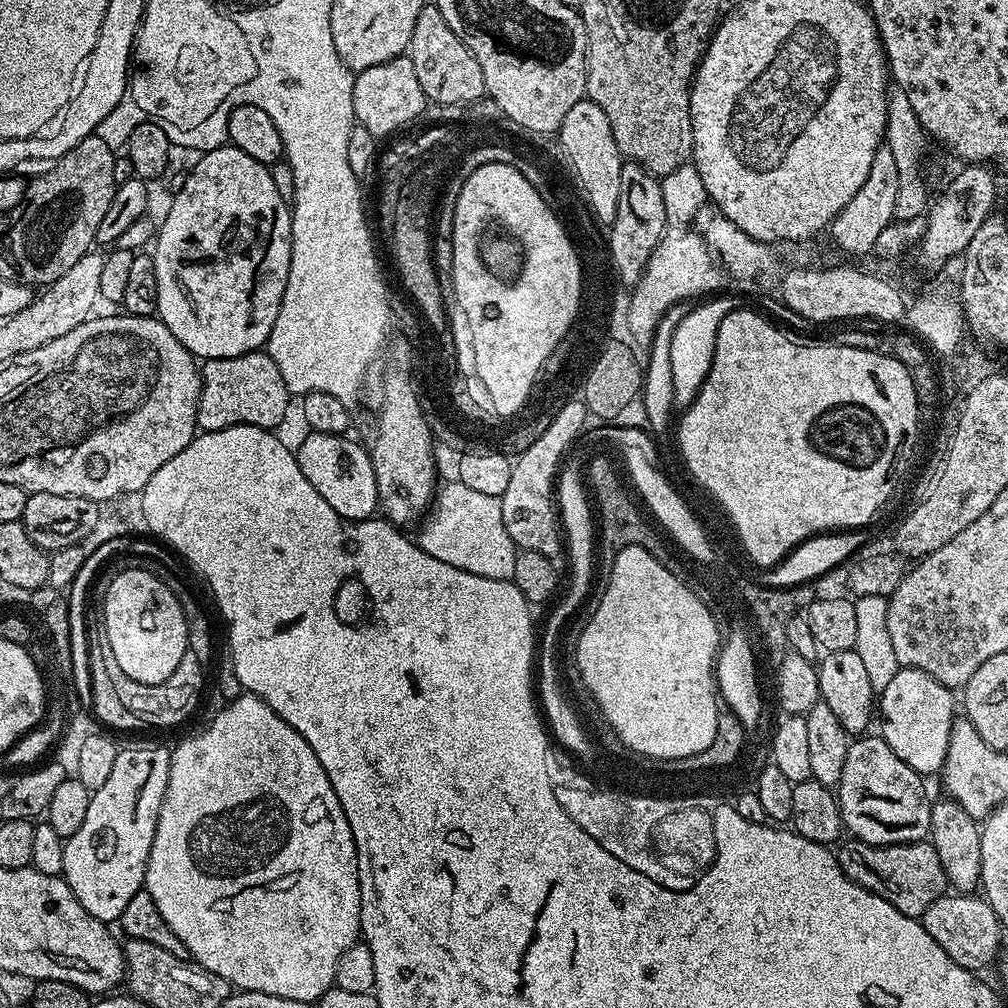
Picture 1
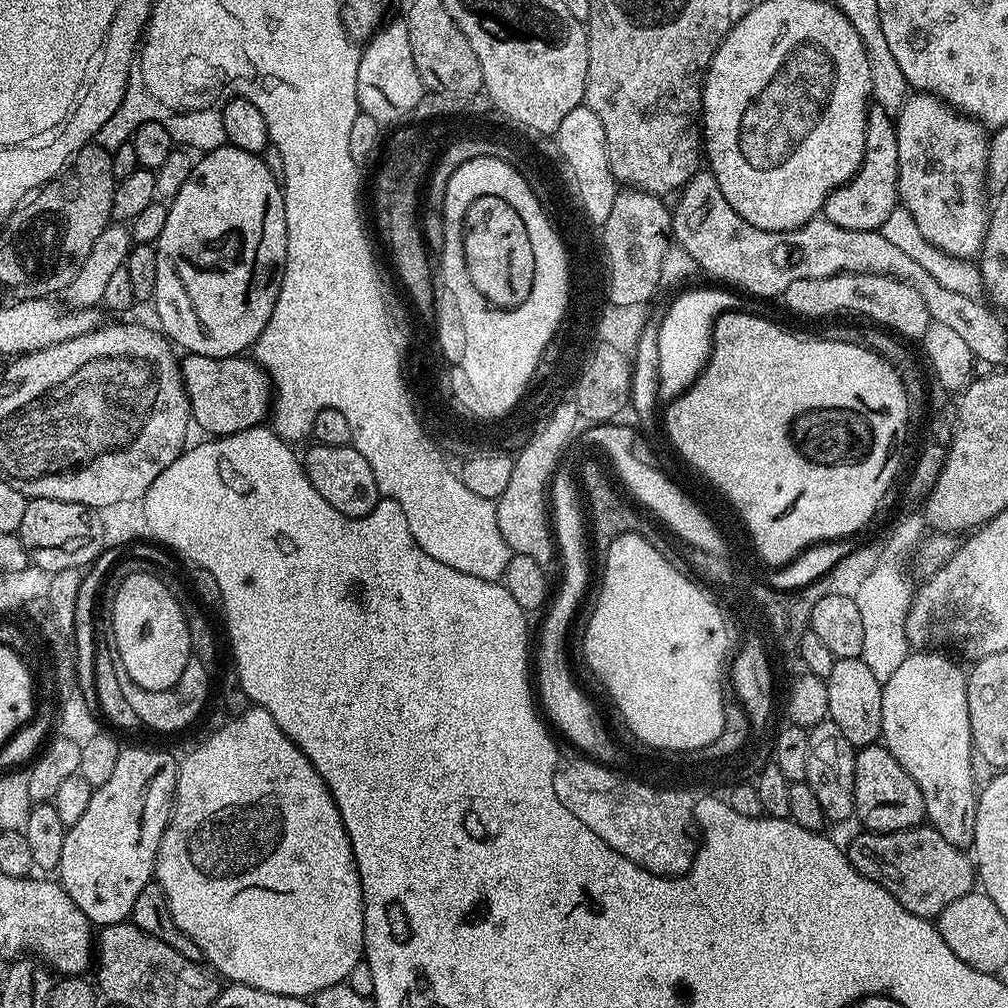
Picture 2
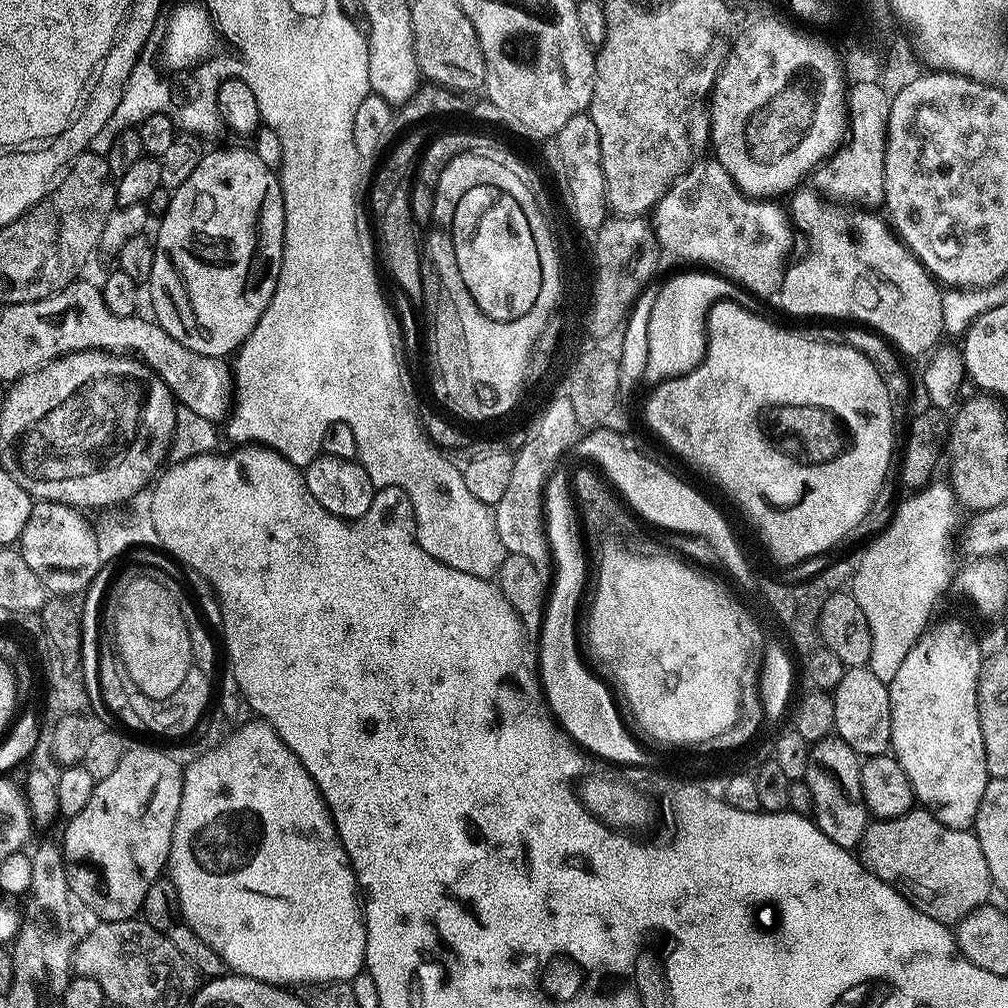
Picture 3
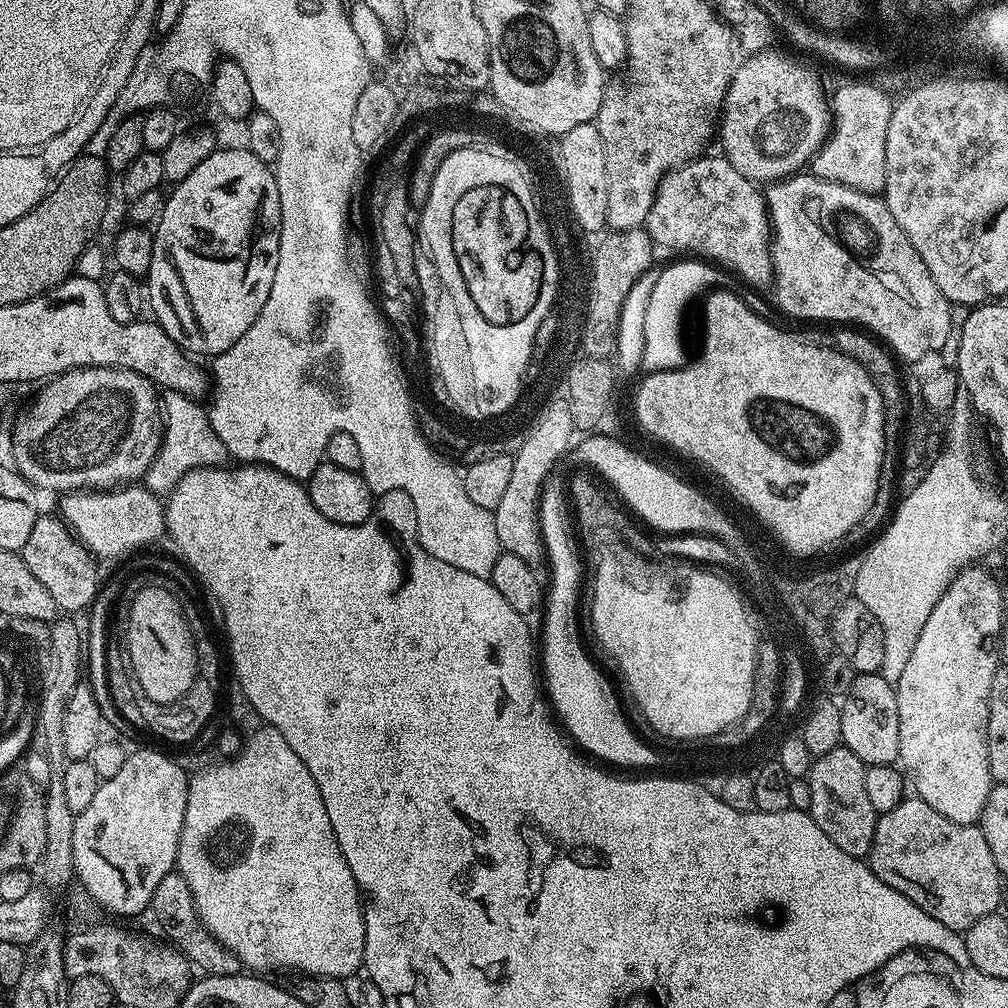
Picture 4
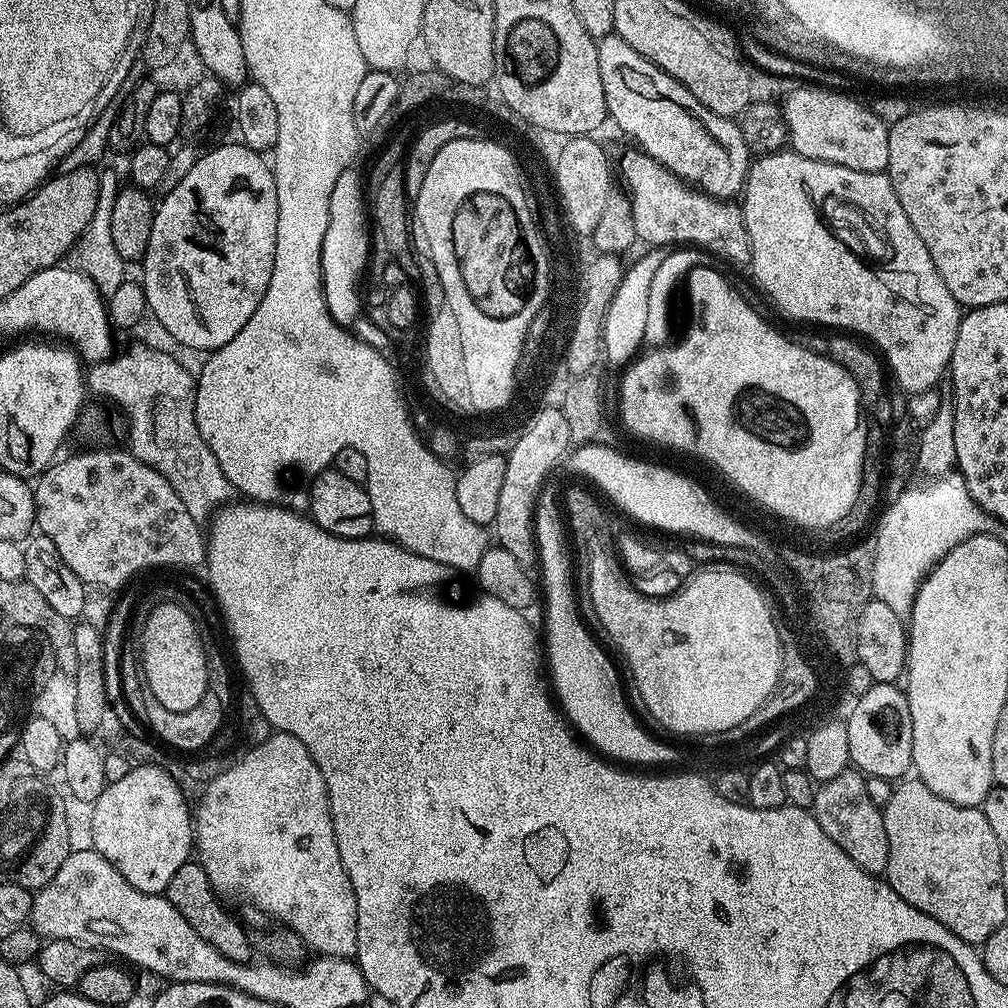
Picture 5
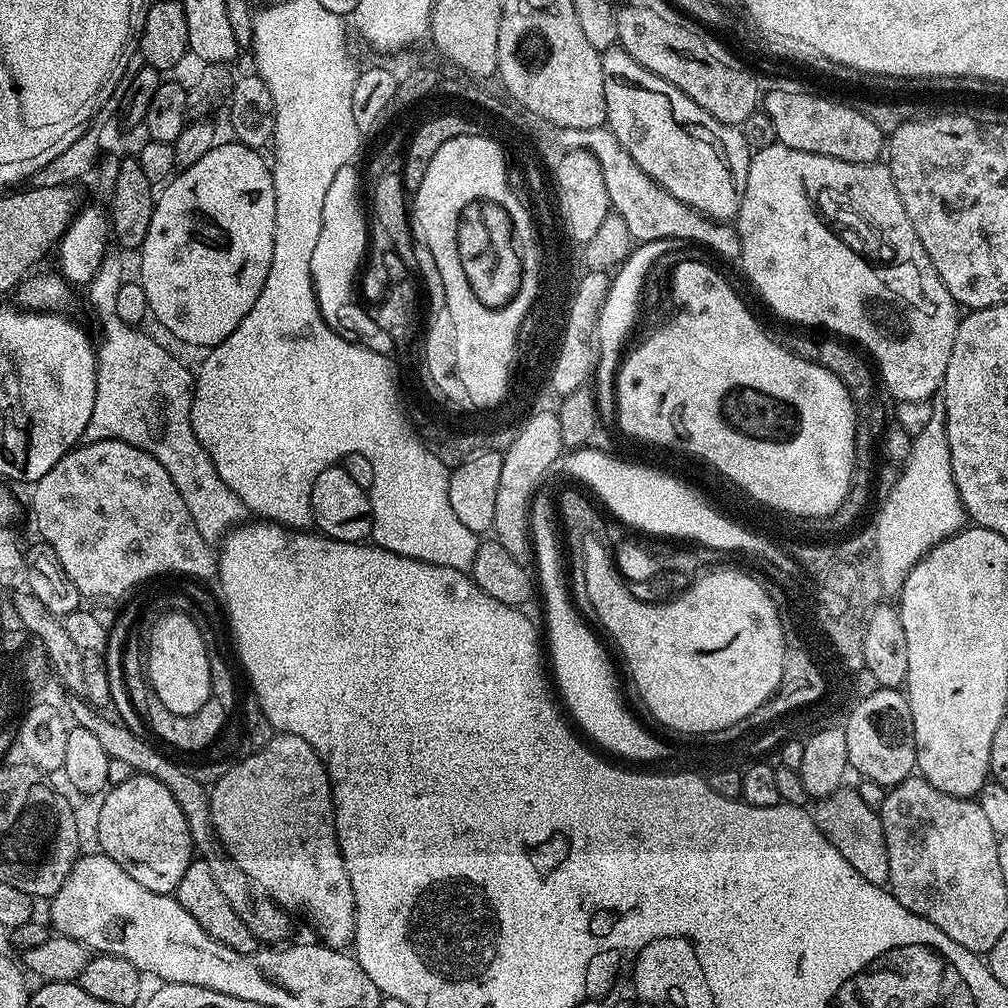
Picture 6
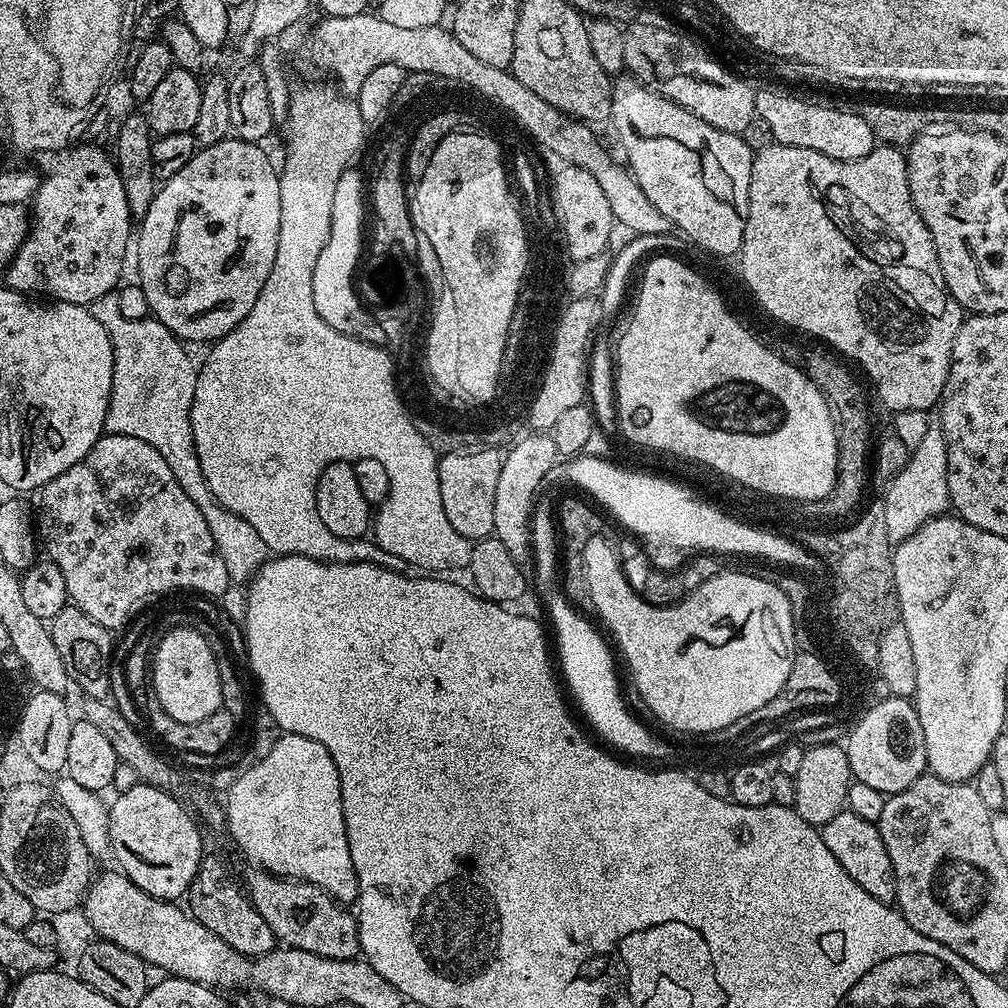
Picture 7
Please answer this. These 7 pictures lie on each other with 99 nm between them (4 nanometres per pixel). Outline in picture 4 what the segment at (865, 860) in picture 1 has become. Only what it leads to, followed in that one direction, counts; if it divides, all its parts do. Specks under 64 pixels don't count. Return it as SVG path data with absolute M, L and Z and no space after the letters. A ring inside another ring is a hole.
M915 794L905 795L903 800L894 806L894 810L879 813L872 850L866 857L866 863L872 872L886 886L898 890L914 906L918 906L930 918L938 918L942 926L958 933L967 932L980 918L986 918L997 911L1000 904L1000 867L994 862L990 842L986 842L984 832L976 824L959 824L950 822L930 802Z

